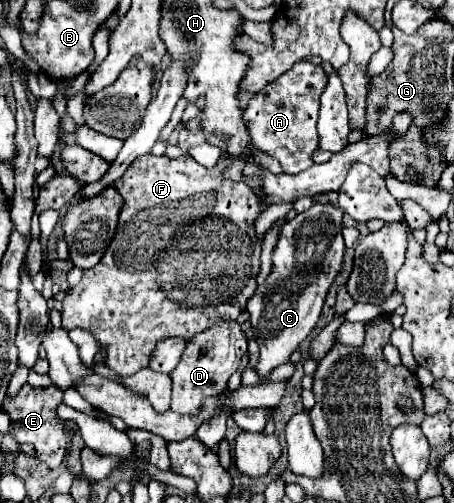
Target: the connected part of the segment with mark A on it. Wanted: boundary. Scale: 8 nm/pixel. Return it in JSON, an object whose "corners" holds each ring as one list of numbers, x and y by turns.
{"corners":[[300,60,286,74,258,92,244,108,251,143,262,152,274,156,282,164,286,174,304,172,314,164,312,154,320,148,316,120,320,96,326,88,326,76,328,74,322,70,322,66]]}

